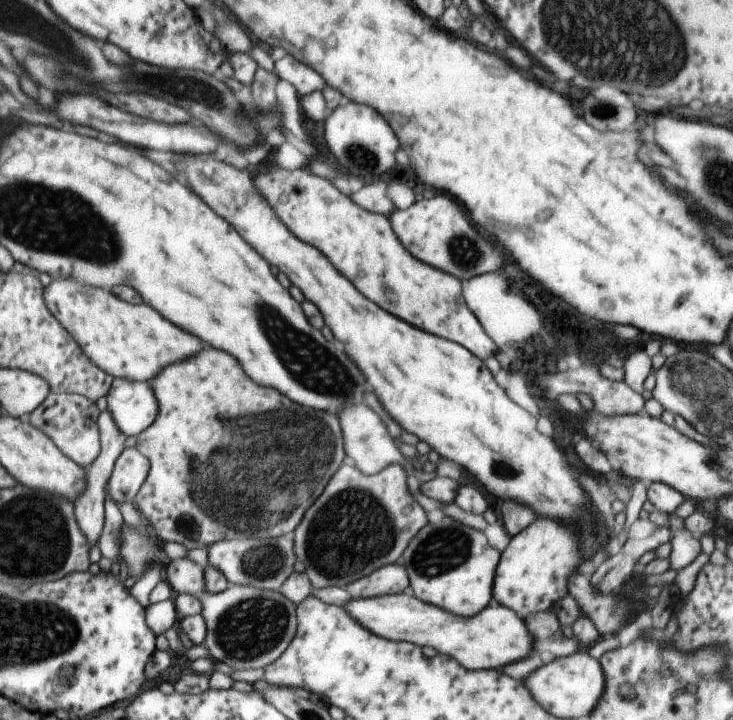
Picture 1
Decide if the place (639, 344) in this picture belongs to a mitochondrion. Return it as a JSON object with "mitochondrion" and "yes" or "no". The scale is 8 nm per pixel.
{"mitochondrion":"no"}

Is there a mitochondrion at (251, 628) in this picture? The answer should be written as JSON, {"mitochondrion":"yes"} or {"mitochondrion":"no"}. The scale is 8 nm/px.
{"mitochondrion":"yes"}

